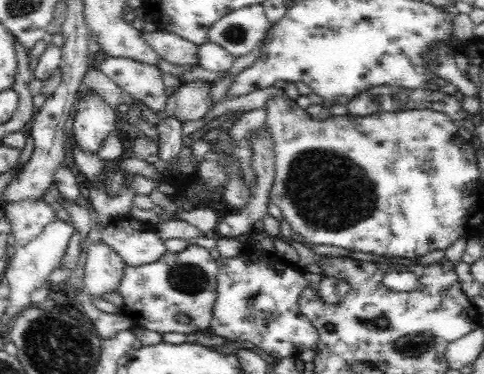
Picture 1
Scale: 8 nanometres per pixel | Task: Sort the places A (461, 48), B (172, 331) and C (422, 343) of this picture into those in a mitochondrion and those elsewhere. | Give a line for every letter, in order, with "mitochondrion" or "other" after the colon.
A: other
B: other
C: mitochondrion

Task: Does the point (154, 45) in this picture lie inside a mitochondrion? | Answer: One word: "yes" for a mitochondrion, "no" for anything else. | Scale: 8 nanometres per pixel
no

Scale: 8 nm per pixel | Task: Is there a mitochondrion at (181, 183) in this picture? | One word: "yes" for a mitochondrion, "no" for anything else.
no

